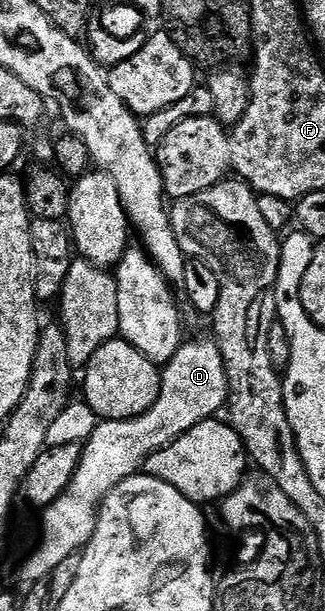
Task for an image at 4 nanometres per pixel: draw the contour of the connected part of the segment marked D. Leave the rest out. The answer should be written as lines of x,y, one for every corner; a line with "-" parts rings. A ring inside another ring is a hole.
186,340
181,346
181,350
169,361
164,362
161,369
161,390
159,399
149,408
142,417
132,417
122,421
102,420
95,427
95,431
85,442
81,457
83,465
78,465
79,477
75,478
75,485
70,485
75,491
65,491
62,494
62,501
89,501
89,517
97,517
101,503
105,496
113,490
119,483
123,483
129,477
136,477
142,472
145,461
153,454
165,449
175,439
179,439
191,427
199,423
208,421
218,416
217,412
226,408
229,399
229,384
227,383
227,371
223,363
223,355
219,351
216,340
209,341
189,341

